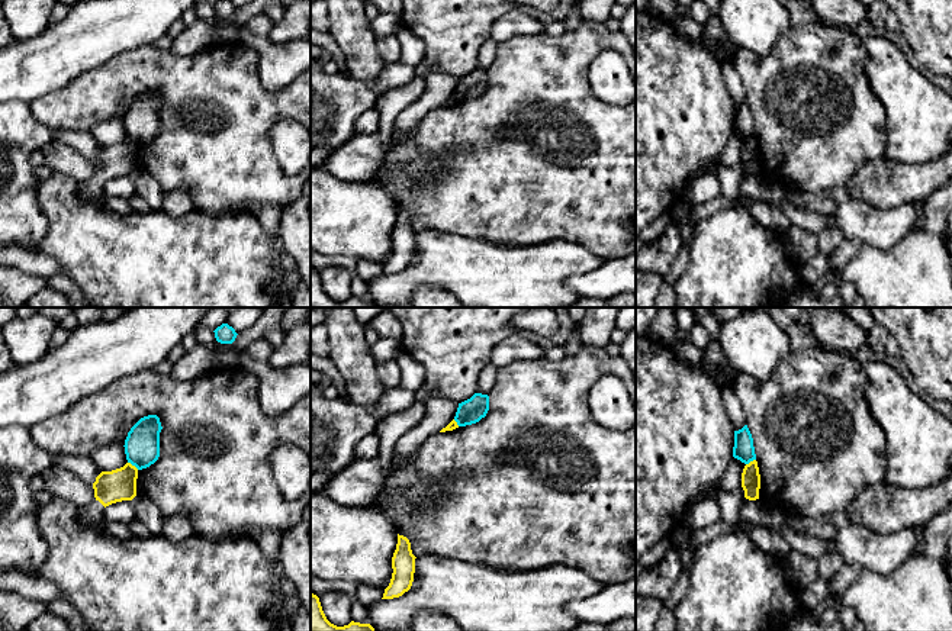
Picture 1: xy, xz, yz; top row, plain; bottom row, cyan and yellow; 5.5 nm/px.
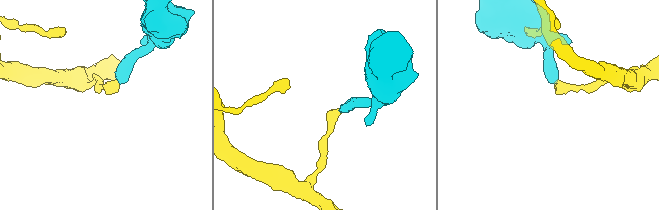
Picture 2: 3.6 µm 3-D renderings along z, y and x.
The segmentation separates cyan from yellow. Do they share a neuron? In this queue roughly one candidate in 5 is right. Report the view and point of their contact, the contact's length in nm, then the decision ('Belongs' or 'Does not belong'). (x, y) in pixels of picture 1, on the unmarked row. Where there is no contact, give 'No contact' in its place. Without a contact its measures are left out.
Touches cyan at xy (134, 139). Shared border 80 nm. Does not belong

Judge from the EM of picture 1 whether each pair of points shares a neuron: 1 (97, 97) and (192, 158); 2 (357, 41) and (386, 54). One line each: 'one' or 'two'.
1: one
2: two

